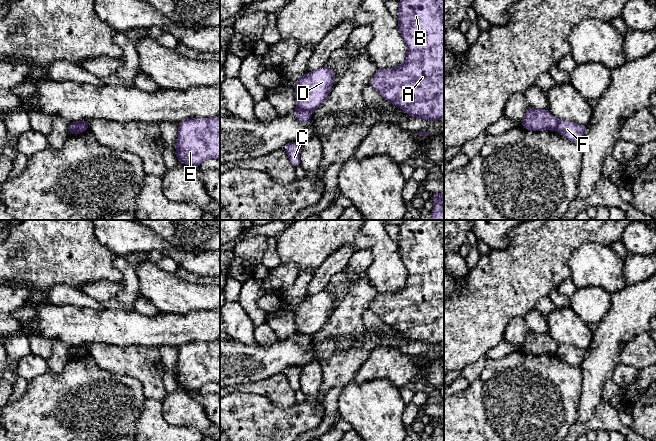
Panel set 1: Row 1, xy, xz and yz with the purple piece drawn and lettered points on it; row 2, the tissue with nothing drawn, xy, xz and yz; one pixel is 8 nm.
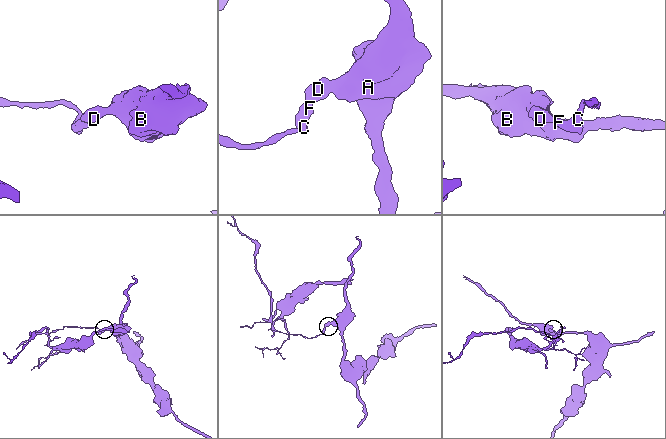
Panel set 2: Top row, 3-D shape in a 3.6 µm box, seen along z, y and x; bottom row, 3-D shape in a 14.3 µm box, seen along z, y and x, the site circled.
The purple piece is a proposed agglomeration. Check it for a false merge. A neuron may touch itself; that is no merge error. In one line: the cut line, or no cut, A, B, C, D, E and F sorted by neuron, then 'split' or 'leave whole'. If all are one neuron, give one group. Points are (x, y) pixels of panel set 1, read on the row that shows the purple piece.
xz (297, 107), (311, 111) | A B D E / C F | split

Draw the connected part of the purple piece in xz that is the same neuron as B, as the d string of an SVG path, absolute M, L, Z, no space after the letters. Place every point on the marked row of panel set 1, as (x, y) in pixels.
M400 0L398 26L408 51L404 63L394 69L378 69L372 86L384 99L402 108L409 117L428 121L444 119L444 0Z

